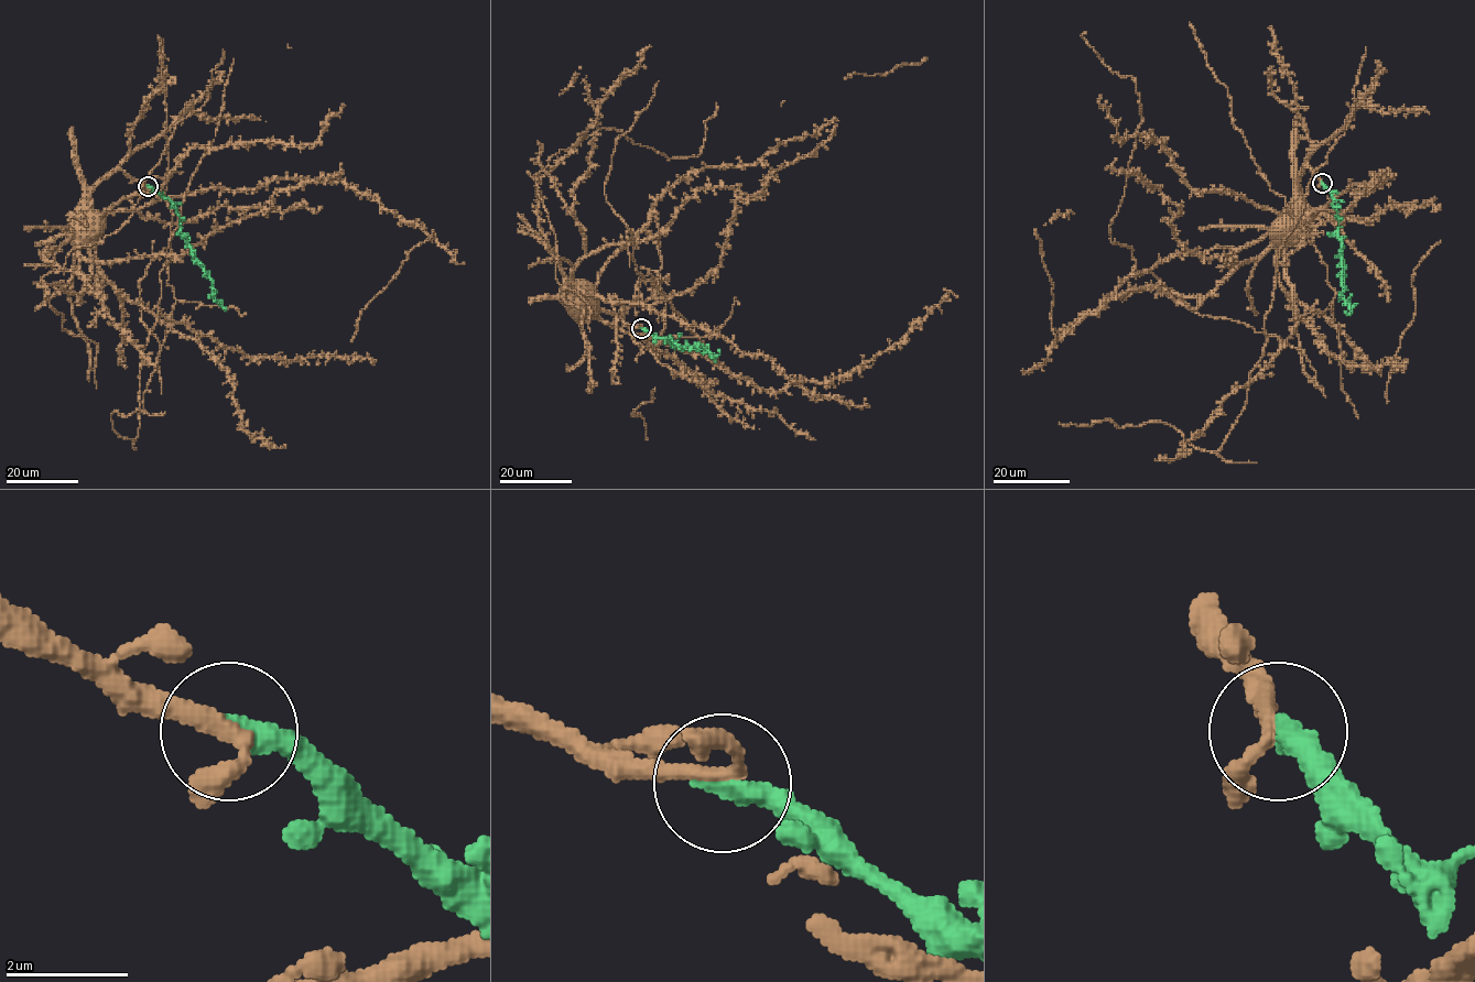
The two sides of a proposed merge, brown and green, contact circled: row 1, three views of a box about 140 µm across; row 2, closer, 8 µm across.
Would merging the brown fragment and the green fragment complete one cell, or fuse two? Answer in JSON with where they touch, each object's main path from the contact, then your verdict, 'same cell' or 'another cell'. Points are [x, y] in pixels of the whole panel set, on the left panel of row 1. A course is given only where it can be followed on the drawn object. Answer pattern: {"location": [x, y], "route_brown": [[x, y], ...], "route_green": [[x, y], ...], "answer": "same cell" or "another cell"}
{"location": [148, 186], "route_brown": [[148, 186], [132, 179], [121, 170], [112, 171], [91, 192], [83, 227], [84, 235]], "route_green": [[148, 186], [162, 194], [179, 216], [181, 237], [212, 281], [212, 296], [227, 307]], "answer": "same cell"}

